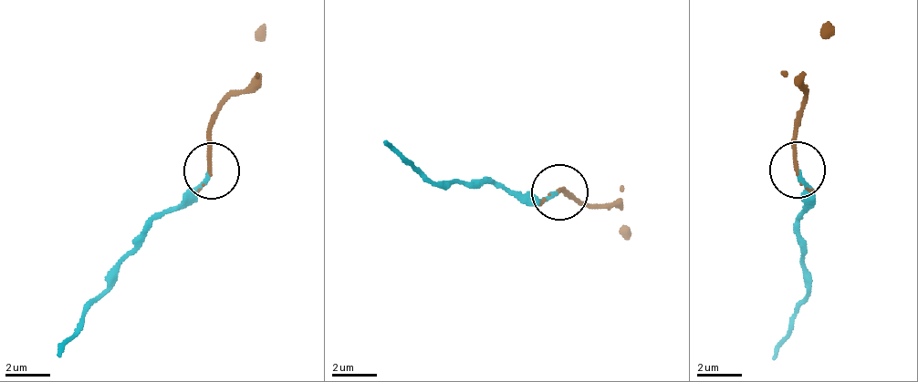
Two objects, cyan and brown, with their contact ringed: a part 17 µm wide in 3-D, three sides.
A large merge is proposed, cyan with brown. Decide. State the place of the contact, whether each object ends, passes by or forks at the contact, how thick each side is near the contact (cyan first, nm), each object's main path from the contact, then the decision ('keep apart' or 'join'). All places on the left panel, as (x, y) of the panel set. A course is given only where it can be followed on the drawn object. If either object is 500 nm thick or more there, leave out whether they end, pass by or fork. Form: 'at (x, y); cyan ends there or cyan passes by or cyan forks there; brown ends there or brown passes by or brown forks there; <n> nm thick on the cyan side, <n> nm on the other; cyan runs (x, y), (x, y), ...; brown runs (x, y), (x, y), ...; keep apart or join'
at (211, 170); cyan ends there; brown passes by; 190 nm thick on the cyan side, 130 nm on the other; cyan runs (206, 169), (151, 225), (61, 358); brown runs (212, 169), (212, 113), (259, 74), (264, 25); join

